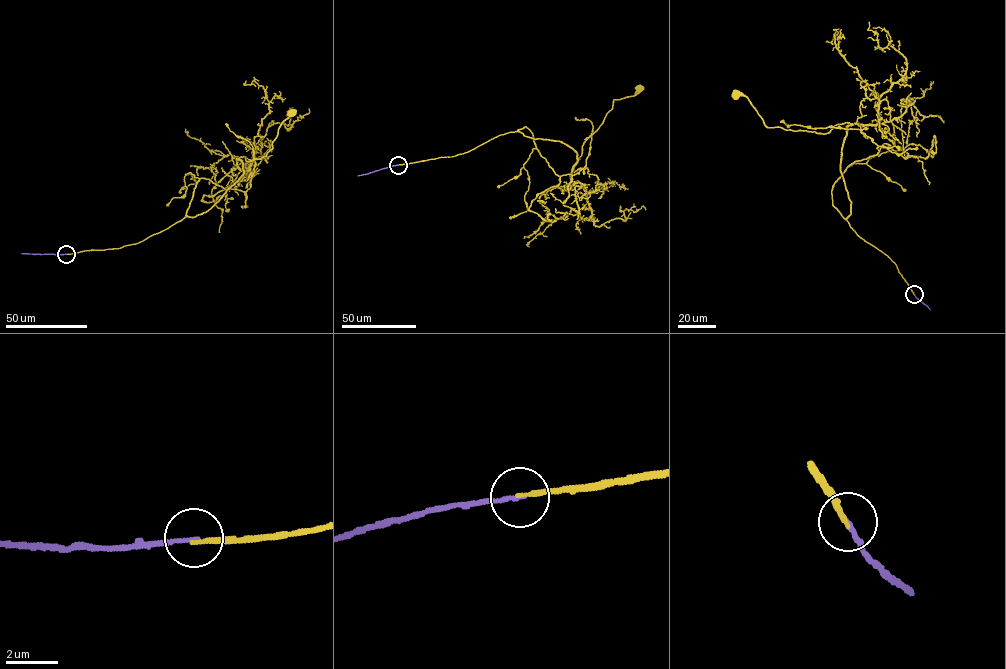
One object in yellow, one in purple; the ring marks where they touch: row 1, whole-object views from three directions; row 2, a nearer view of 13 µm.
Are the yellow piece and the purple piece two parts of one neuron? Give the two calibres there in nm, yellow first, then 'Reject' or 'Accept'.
Thickness 170 nm (yellow) against 130 nm. Accept

